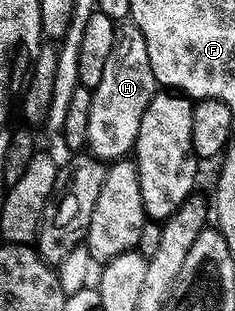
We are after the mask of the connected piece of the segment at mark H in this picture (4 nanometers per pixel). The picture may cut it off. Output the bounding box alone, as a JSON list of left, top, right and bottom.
[87,24,157,163]

